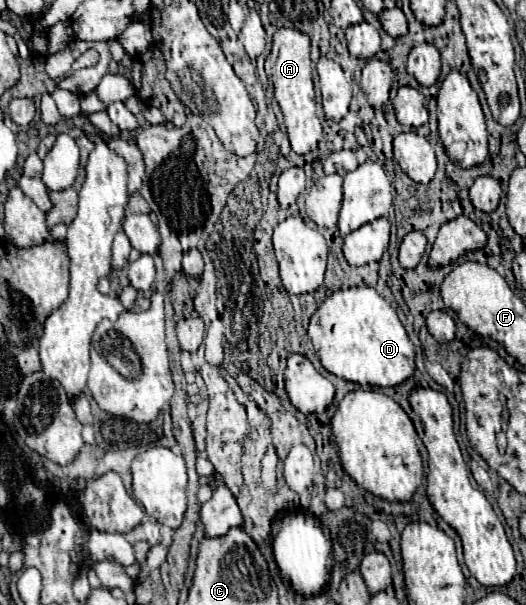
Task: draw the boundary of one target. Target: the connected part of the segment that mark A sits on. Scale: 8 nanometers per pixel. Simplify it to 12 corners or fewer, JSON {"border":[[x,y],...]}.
{"border":[[280,28],[265,61],[296,154],[316,148],[310,38]]}

